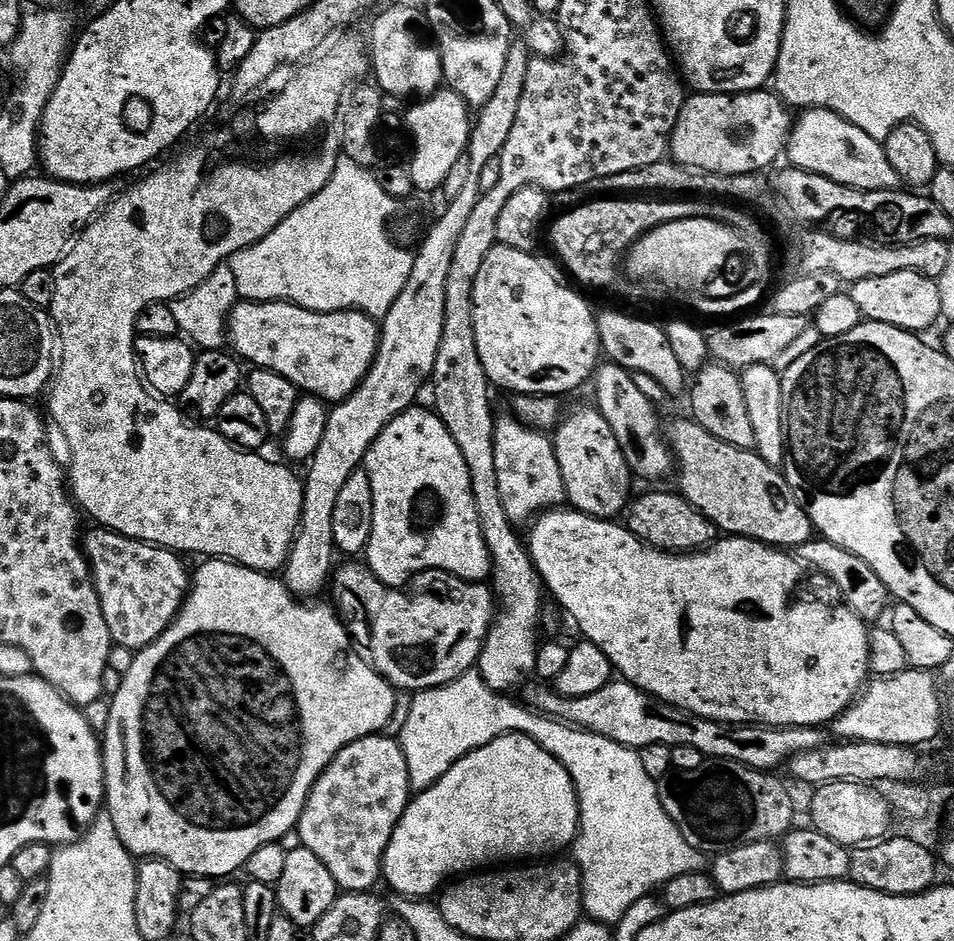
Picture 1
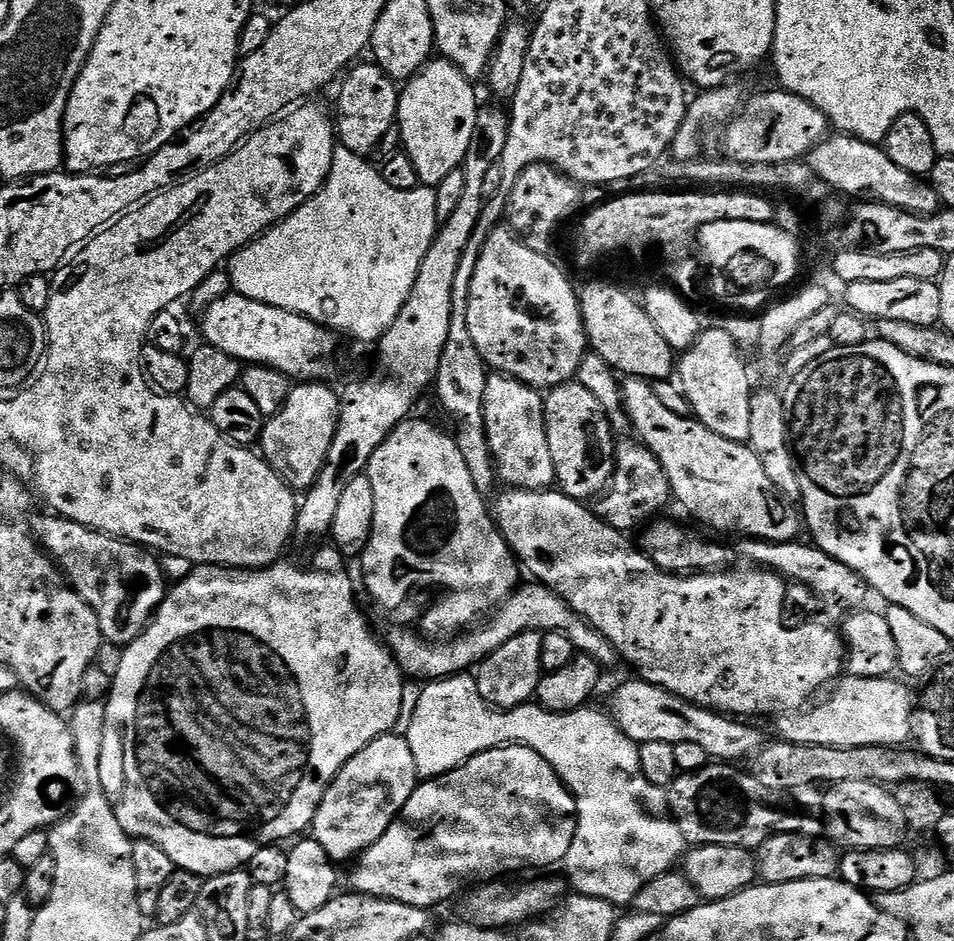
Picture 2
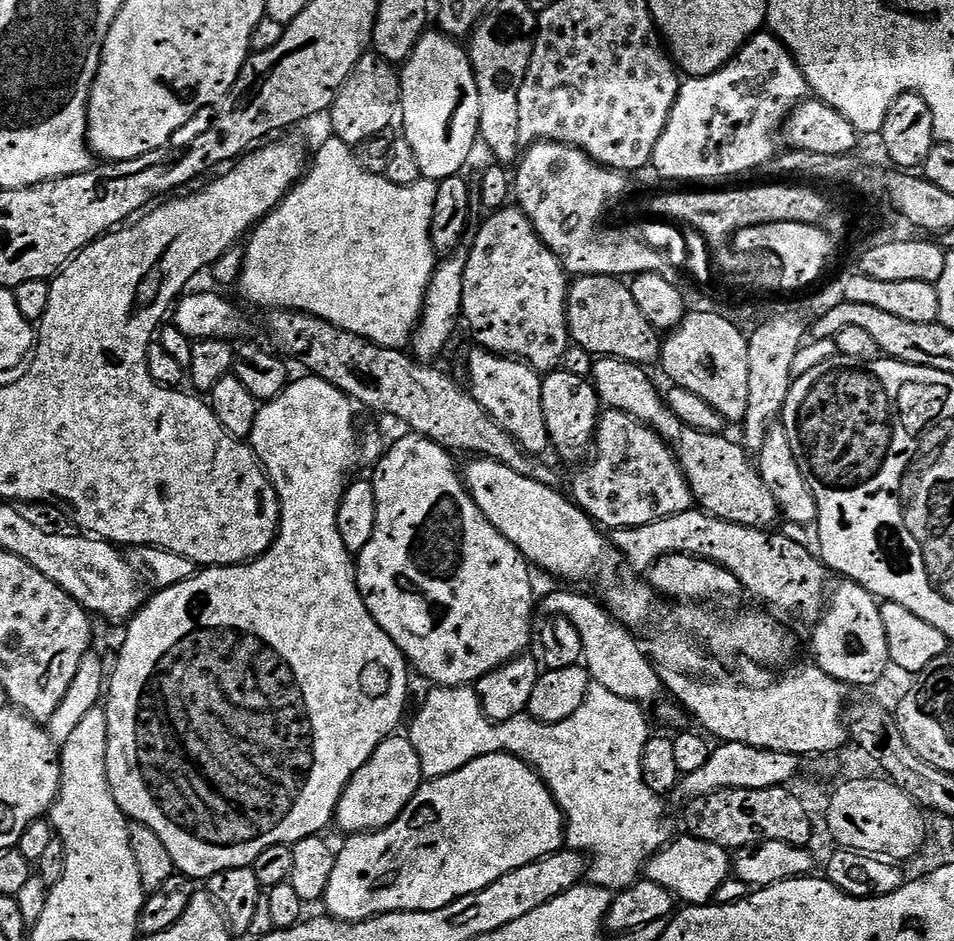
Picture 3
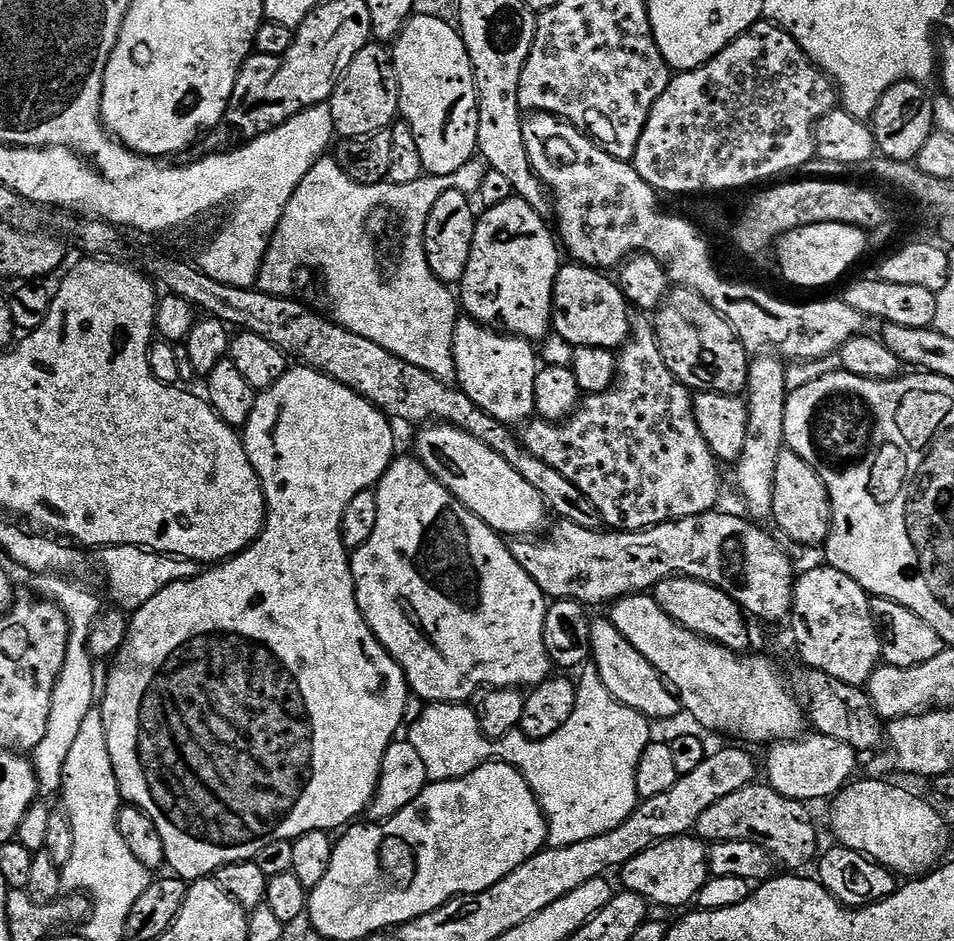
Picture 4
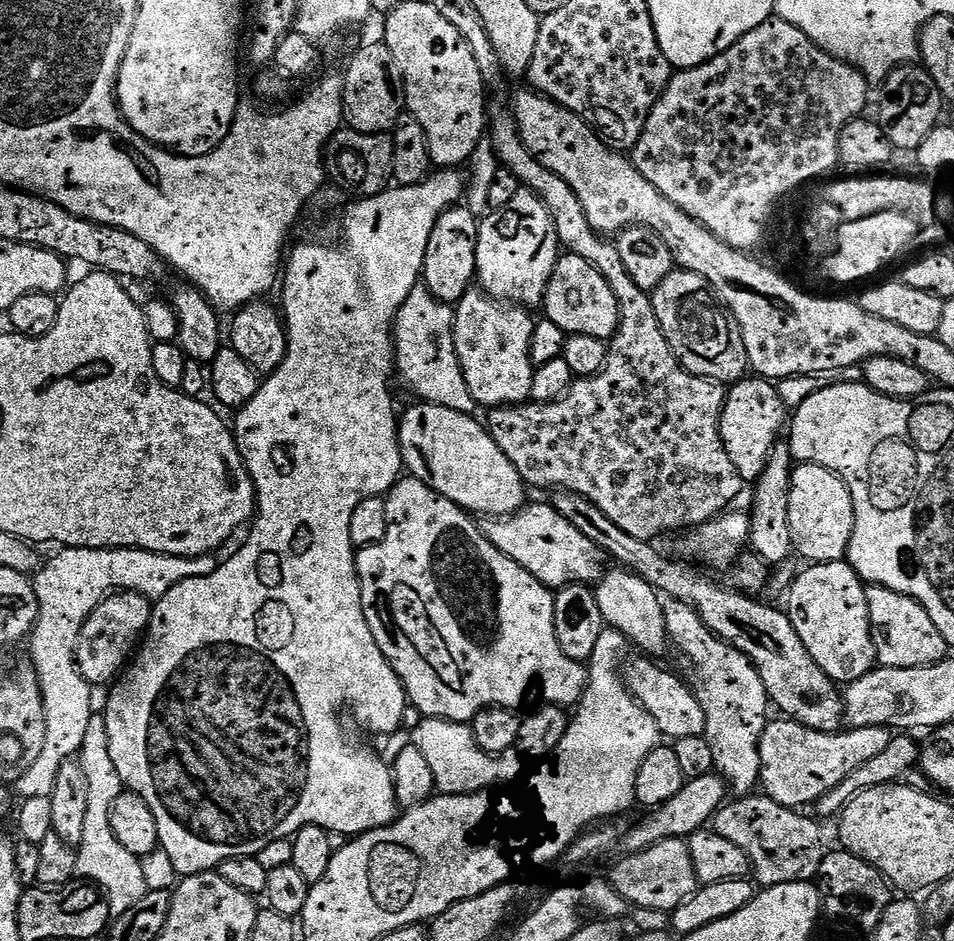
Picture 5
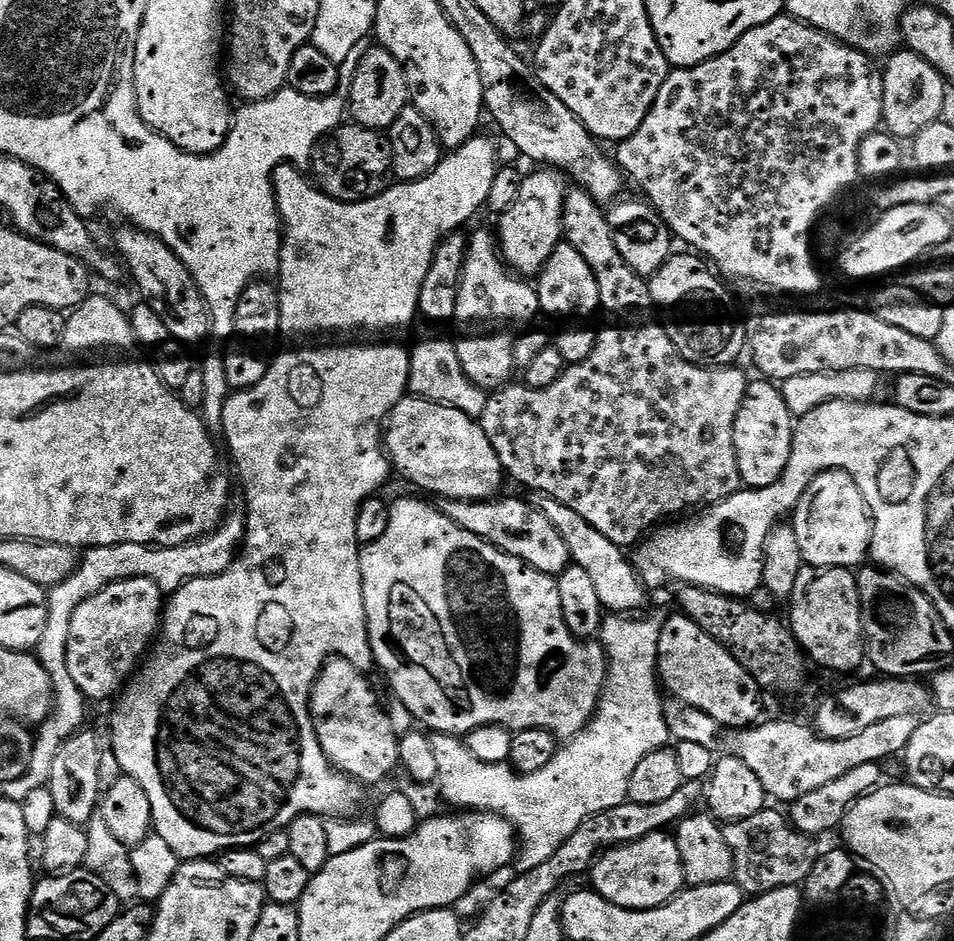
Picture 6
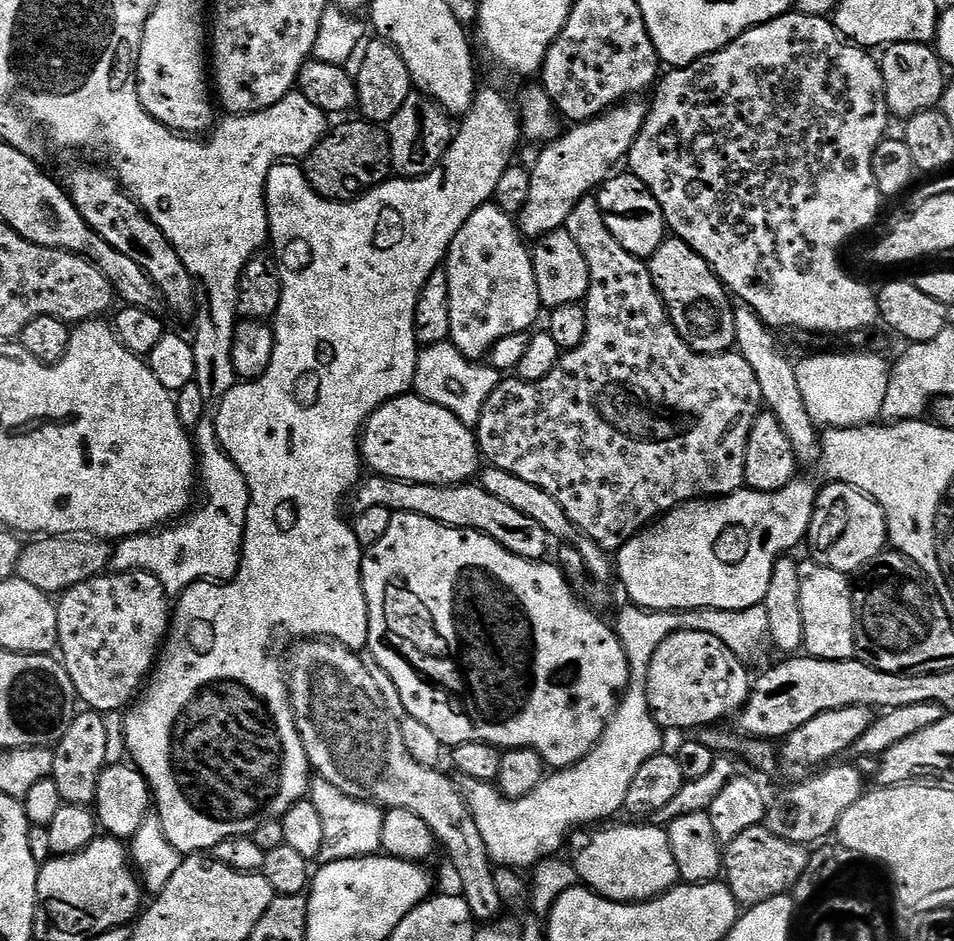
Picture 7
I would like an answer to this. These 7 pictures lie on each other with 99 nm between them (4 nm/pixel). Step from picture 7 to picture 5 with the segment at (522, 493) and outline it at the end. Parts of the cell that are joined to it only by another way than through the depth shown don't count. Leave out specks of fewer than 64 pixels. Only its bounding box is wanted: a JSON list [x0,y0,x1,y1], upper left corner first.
[594,571,670,658]

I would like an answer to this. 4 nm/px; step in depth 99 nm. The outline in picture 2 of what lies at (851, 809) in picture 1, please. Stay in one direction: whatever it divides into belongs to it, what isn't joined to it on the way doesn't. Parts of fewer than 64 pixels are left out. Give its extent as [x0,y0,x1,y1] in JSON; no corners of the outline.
[824,782,906,850]

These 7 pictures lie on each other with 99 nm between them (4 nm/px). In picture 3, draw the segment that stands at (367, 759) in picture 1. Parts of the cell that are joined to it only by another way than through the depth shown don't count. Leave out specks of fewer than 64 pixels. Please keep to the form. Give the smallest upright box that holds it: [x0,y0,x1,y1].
[335,734,425,834]

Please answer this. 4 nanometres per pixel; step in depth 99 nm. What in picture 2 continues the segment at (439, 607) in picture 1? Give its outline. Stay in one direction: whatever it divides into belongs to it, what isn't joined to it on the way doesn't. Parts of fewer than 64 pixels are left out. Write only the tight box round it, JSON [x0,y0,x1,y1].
[386,582,618,682]

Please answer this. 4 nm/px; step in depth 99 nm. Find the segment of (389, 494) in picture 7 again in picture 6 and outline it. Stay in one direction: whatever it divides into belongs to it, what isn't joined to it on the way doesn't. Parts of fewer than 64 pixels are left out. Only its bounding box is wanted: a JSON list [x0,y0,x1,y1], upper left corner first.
[438,499,570,577]

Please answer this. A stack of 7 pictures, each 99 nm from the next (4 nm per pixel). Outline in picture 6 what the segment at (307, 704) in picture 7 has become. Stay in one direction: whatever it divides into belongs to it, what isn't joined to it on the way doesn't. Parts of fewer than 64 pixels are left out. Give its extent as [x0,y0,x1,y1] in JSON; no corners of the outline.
[308,658,400,786]

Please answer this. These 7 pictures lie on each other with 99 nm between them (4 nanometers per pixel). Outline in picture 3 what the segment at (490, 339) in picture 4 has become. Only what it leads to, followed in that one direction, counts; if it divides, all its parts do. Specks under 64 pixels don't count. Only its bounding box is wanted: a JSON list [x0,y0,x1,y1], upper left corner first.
[468,347,550,454]

